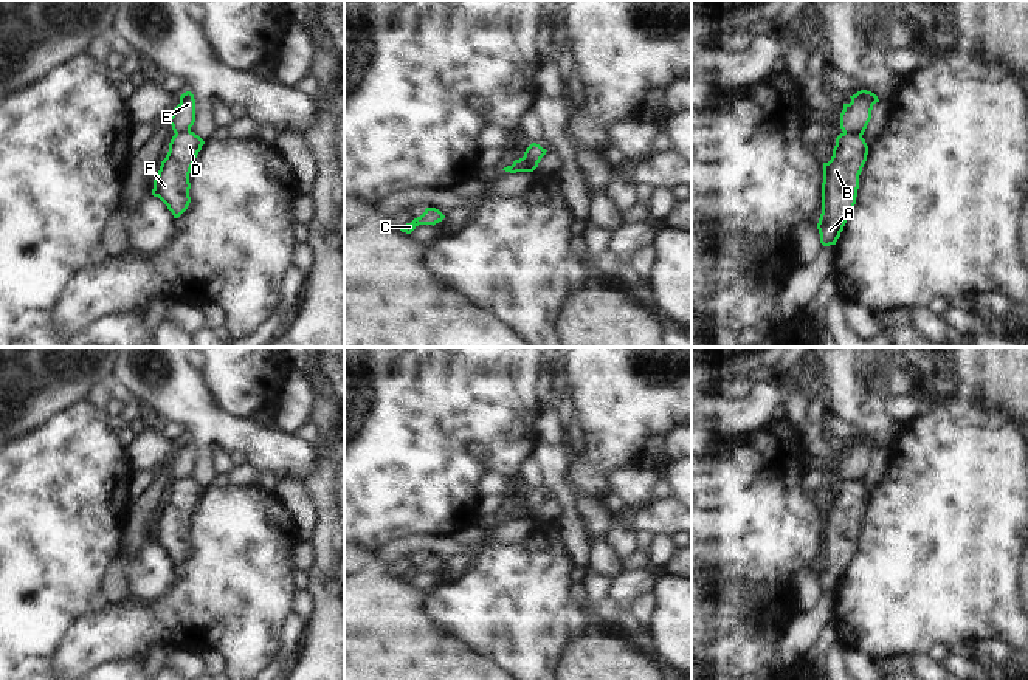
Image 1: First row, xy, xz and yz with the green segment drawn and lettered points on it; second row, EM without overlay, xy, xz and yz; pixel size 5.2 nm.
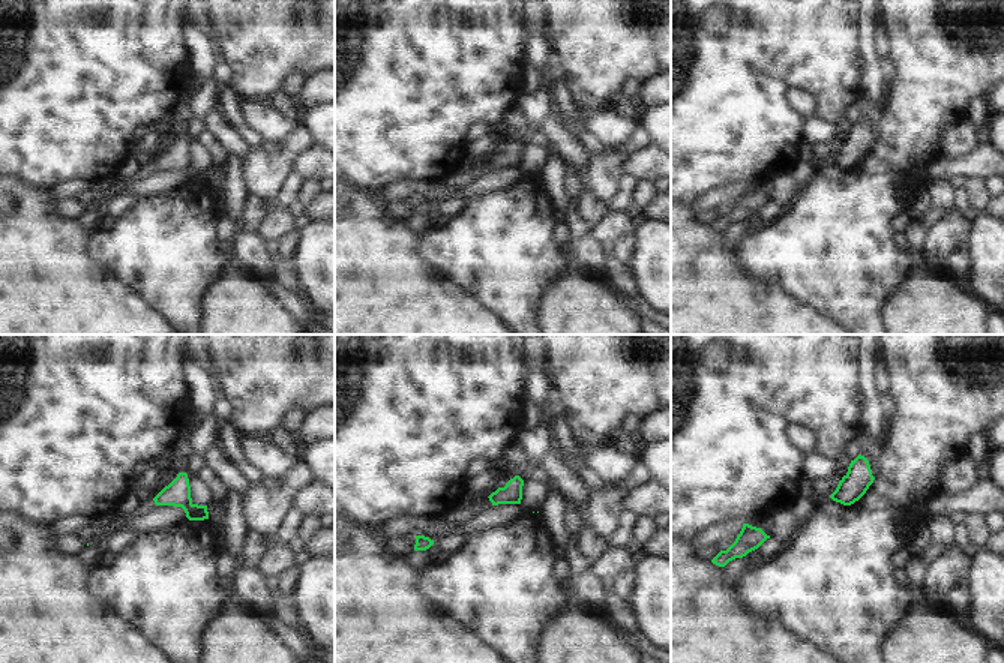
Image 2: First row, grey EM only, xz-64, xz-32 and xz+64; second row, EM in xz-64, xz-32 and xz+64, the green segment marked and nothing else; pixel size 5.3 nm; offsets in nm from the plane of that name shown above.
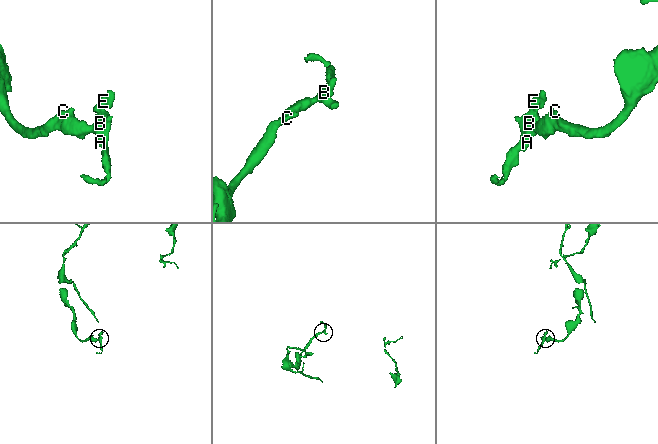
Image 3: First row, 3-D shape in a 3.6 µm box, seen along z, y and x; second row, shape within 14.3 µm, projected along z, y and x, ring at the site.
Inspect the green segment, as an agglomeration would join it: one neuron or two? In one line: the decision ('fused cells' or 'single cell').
fused cells

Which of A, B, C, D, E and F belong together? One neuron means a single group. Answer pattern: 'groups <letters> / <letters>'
groups A B C D F / E

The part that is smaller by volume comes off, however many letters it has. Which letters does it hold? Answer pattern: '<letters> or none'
E

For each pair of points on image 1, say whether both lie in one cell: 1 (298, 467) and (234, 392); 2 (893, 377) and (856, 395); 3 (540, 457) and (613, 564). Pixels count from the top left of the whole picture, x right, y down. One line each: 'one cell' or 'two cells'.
1: two cells
2: two cells
3: two cells

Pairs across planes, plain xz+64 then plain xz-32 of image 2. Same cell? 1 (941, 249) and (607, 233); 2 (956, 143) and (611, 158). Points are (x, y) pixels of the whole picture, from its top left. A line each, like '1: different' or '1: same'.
1: same
2: different

